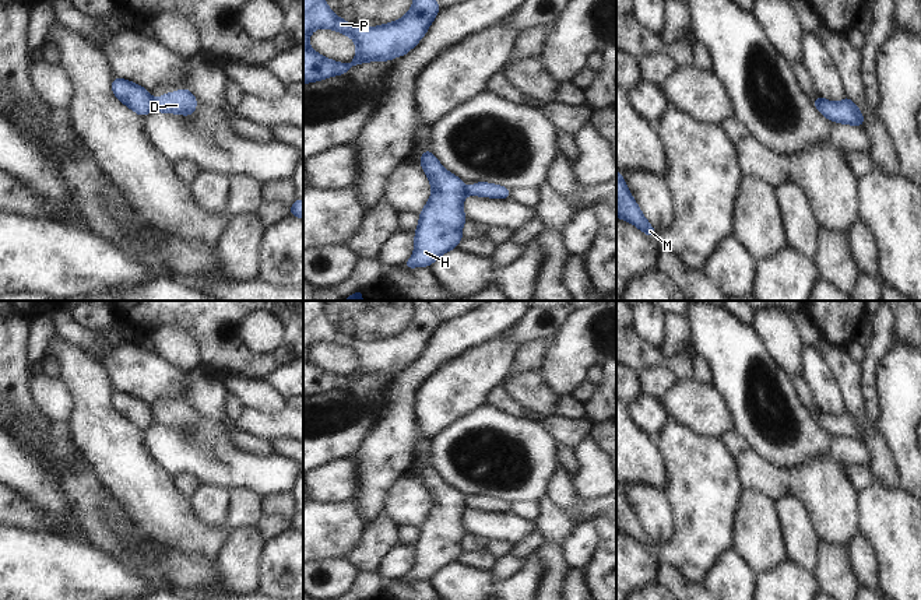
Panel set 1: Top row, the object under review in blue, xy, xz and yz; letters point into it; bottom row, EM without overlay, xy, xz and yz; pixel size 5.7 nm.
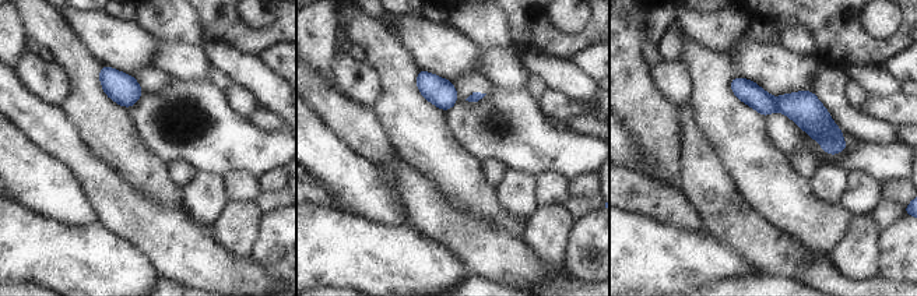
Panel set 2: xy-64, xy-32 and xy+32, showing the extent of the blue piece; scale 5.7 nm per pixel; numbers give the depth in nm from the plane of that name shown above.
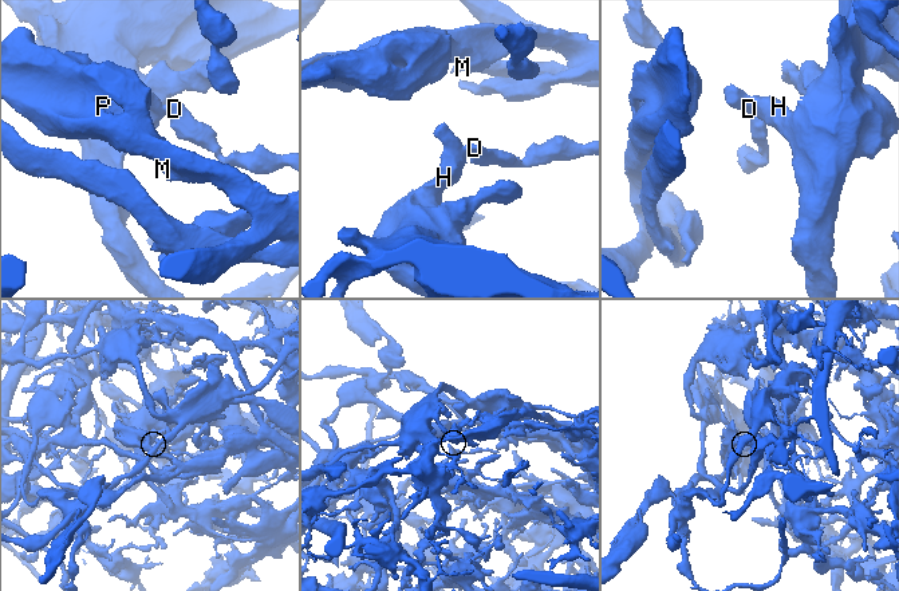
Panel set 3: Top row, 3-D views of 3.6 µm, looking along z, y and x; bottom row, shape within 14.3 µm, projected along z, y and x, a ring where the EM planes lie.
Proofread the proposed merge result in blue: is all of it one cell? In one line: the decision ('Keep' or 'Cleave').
Cleave.

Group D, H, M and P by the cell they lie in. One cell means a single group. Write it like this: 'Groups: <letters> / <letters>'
Groups: D / H M P.

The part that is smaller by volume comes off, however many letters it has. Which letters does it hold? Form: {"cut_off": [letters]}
{"cut_off": ["D"]}

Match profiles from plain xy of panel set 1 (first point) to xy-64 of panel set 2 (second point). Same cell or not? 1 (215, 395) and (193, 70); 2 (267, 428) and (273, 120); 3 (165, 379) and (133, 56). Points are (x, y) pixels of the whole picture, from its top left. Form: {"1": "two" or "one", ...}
{"1": "one", "2": "two", "3": "one"}

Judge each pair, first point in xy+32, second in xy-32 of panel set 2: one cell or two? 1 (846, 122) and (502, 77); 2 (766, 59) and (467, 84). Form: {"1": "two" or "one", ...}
{"1": "one", "2": "two"}

